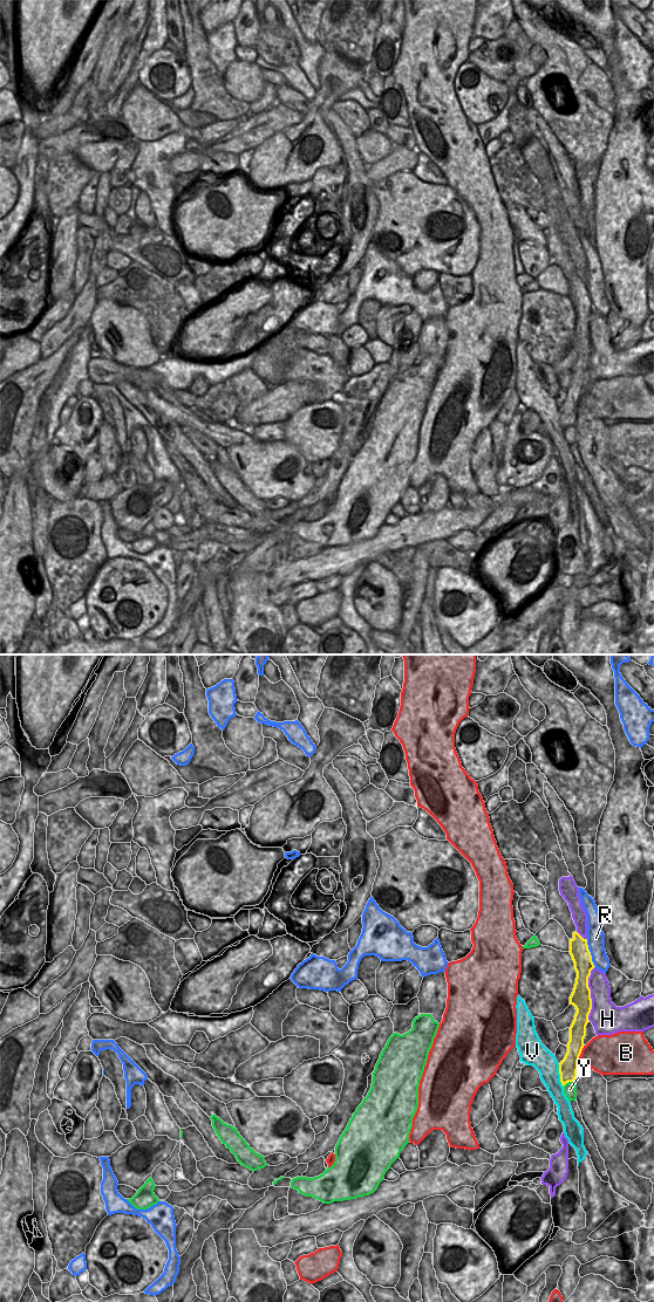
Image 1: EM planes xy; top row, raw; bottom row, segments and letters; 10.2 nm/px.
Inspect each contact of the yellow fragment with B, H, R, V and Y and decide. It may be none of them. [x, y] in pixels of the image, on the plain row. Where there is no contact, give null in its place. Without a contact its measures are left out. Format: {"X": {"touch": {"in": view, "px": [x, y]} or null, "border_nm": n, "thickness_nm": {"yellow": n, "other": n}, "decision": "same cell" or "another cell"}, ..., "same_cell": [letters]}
{"B": {"touch": {"in": "xy", "px": [580, 397]}, "border_nm": 180, "thickness_nm": {"yellow": 190, "other": 400}, "decision": "another cell"}, "H": {"touch": {"in": "xy", "px": [590, 337]}, "border_nm": 550, "thickness_nm": {"yellow": 220, "other": 280}, "decision": "another cell"}, "R": {"touch": {"in": "xy", "px": [590, 297]}, "border_nm": 300, "thickness_nm": {"yellow": 200, "other": 190}, "decision": "another cell"}, "V": {"touch": {"in": "xy", "px": [560, 419]}, "border_nm": 260, "thickness_nm": {"yellow": 190, "other": 240}, "decision": "another cell"}, "Y": {"touch": {"in": "xy", "px": [567, 426]}, "border_nm": 130, "thickness_nm": {"yellow": 190, "other": 140}, "decision": "another cell"}, "same_cell": []}

